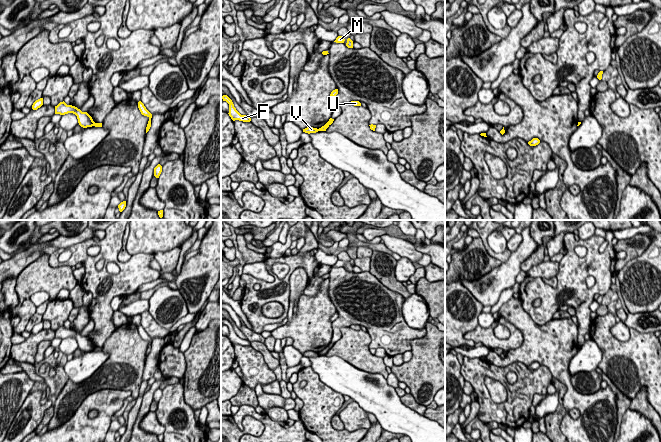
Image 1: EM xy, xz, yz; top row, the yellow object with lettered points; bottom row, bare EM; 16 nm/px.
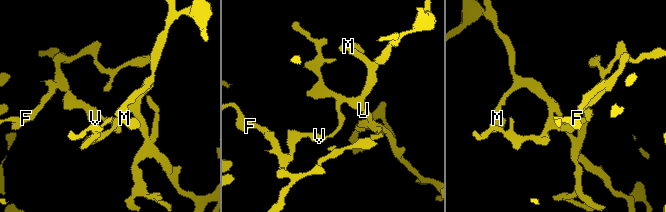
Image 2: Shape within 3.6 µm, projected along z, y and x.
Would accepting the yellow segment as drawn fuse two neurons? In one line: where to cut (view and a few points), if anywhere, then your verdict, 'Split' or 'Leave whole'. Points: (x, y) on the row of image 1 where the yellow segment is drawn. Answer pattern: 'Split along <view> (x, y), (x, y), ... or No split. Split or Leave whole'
Split along xy (95, 123), (93, 125). Split

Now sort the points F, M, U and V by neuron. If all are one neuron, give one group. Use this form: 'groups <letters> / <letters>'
groups F M U / V

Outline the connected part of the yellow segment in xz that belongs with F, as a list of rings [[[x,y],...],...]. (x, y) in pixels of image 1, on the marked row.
[[[223,95],[221,97],[221,99],[223,101],[226,101],[229,104],[229,116],[231,117],[231,119],[233,121],[235,120],[239,120],[239,121],[243,121],[243,122],[250,122],[251,118],[249,116],[246,115],[241,115],[236,108],[234,107],[234,104],[232,102],[232,100],[227,96],[227,95]]]

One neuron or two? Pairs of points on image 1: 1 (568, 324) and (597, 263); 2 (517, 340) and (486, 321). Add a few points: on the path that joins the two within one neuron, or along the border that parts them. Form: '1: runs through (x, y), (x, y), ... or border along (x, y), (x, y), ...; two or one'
1: border along (576, 326), (577, 343), (579, 345); two
2: border along (495, 320), (487, 327), (479, 325); two

